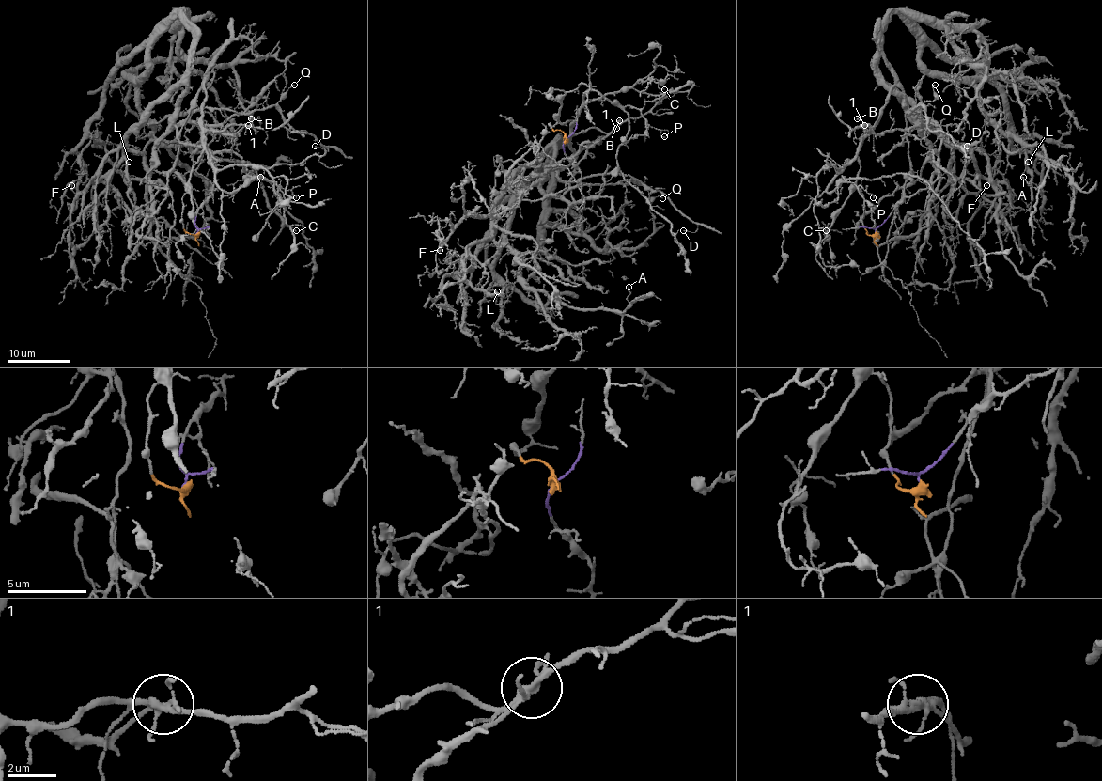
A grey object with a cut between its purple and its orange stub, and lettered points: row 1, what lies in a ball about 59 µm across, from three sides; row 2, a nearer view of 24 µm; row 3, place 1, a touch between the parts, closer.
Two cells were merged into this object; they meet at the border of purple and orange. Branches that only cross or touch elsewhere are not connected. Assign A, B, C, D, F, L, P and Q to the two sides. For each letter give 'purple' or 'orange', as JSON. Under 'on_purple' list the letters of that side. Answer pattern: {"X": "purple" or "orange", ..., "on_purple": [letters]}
{"A": "purple", "B": "purple", "C": "orange", "D": "orange", "F": "purple", "L": "purple", "P": "orange", "Q": "orange", "on_purple": ["A", "B", "F", "L"]}

